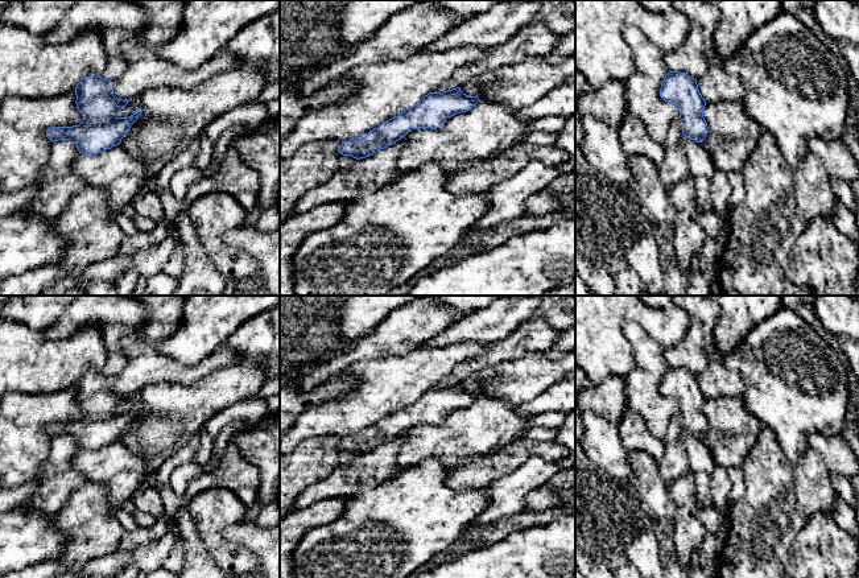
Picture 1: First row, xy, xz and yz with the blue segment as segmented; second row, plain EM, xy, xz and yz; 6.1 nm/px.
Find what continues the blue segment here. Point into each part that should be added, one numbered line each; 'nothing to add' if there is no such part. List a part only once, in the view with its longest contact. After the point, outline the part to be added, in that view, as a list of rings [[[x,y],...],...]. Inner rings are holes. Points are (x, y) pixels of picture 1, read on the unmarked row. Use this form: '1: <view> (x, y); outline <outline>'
1: xy (172, 413); outline [[[241,362],[191,384],[148,384],[116,409],[116,413],[128,413],[143,405],[120,441],[156,472],[212,416],[253,396],[267,381],[261,366]]]

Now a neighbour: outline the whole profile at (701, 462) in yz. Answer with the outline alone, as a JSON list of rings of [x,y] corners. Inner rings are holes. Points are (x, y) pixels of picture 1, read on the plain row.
[[[682,430],[682,441],[686,447],[690,472],[695,479],[697,498],[701,507],[711,507],[711,475],[716,463],[701,438]]]

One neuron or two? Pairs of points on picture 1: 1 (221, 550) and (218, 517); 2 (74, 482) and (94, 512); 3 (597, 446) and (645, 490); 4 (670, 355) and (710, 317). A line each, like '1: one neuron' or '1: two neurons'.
1: one neuron
2: two neurons
3: two neurons
4: one neuron

